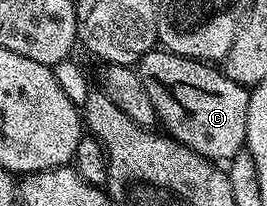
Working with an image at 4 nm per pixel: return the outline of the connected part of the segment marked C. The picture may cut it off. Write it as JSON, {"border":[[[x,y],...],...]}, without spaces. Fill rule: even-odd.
{"border":[[[162,47],[150,49],[137,63],[137,72],[153,99],[156,118],[180,145],[216,163],[230,162],[244,152],[251,98],[248,86],[238,85],[214,64],[169,53]]]}

